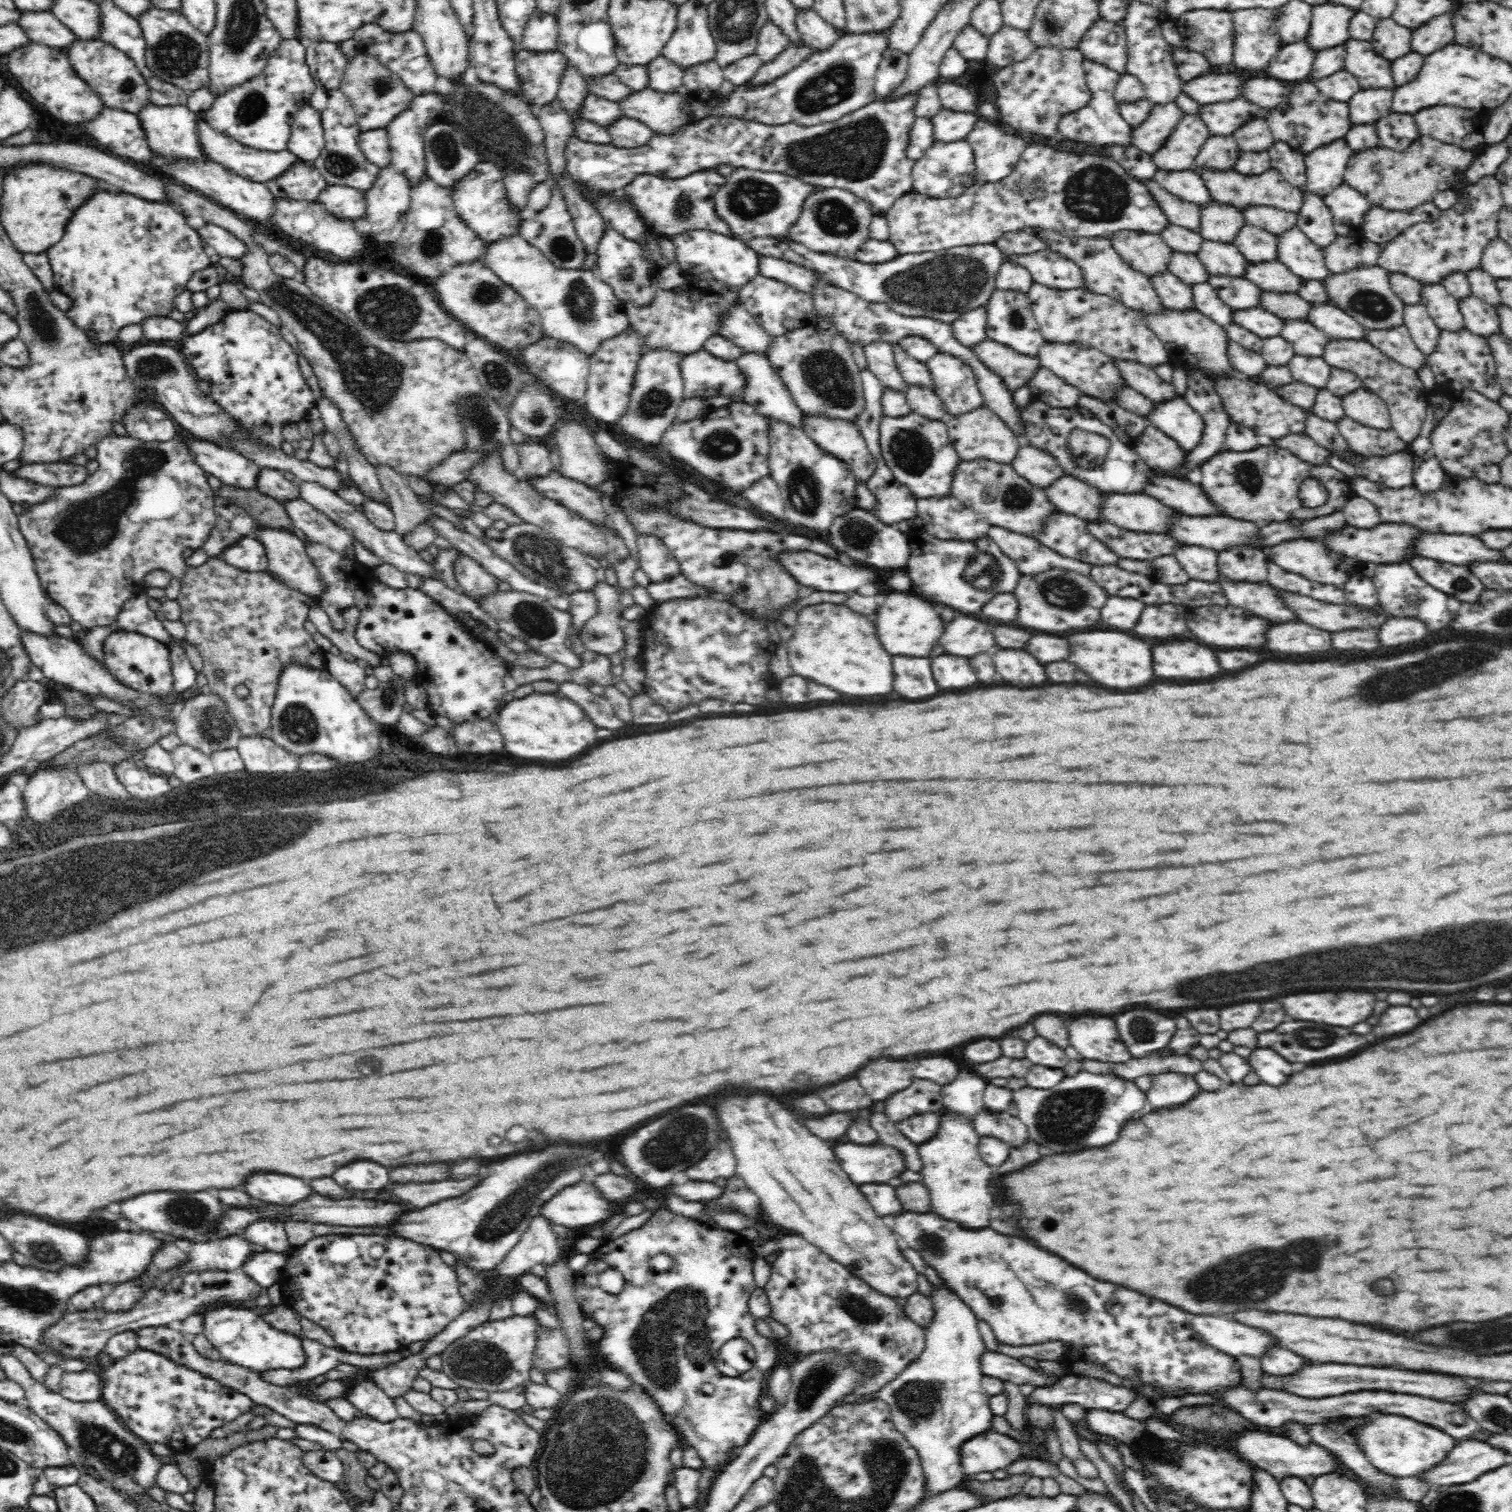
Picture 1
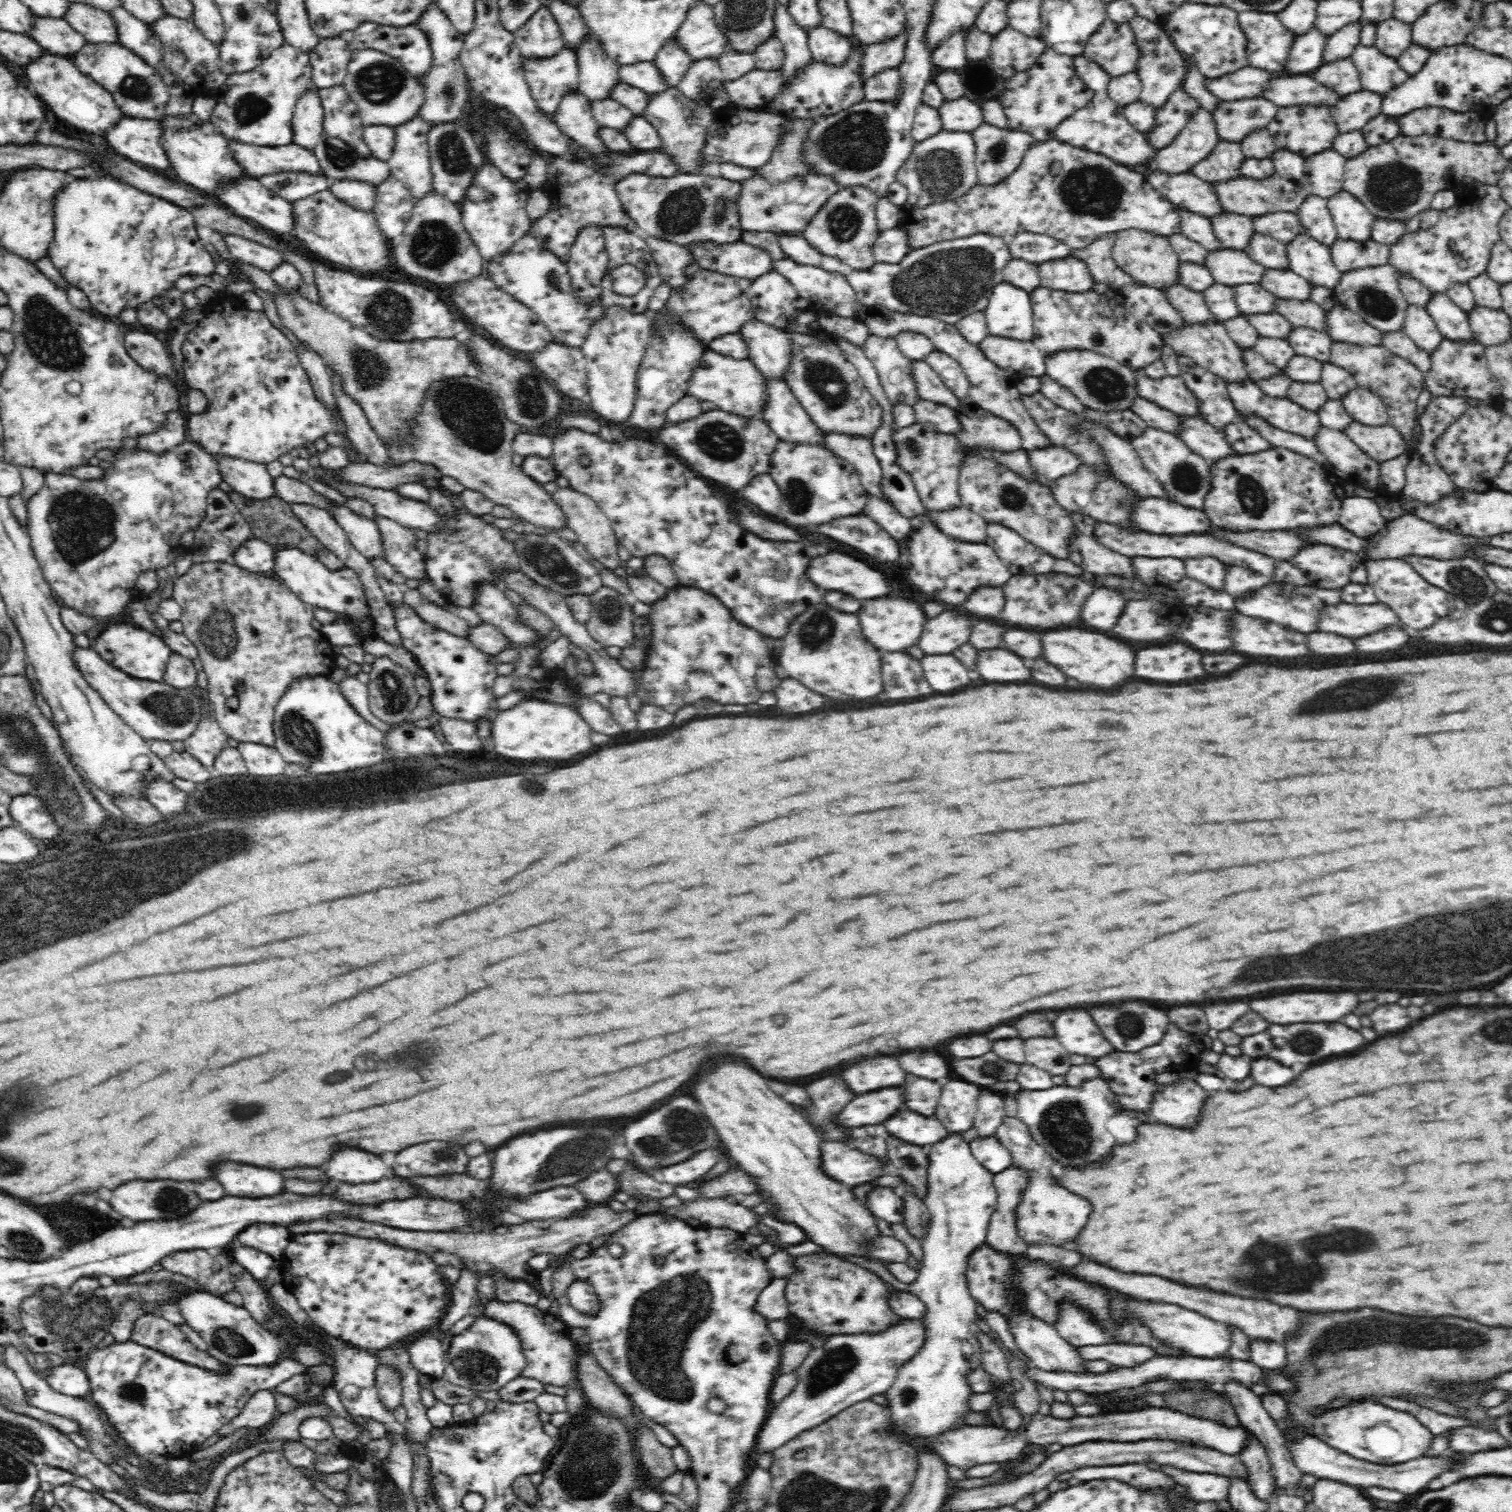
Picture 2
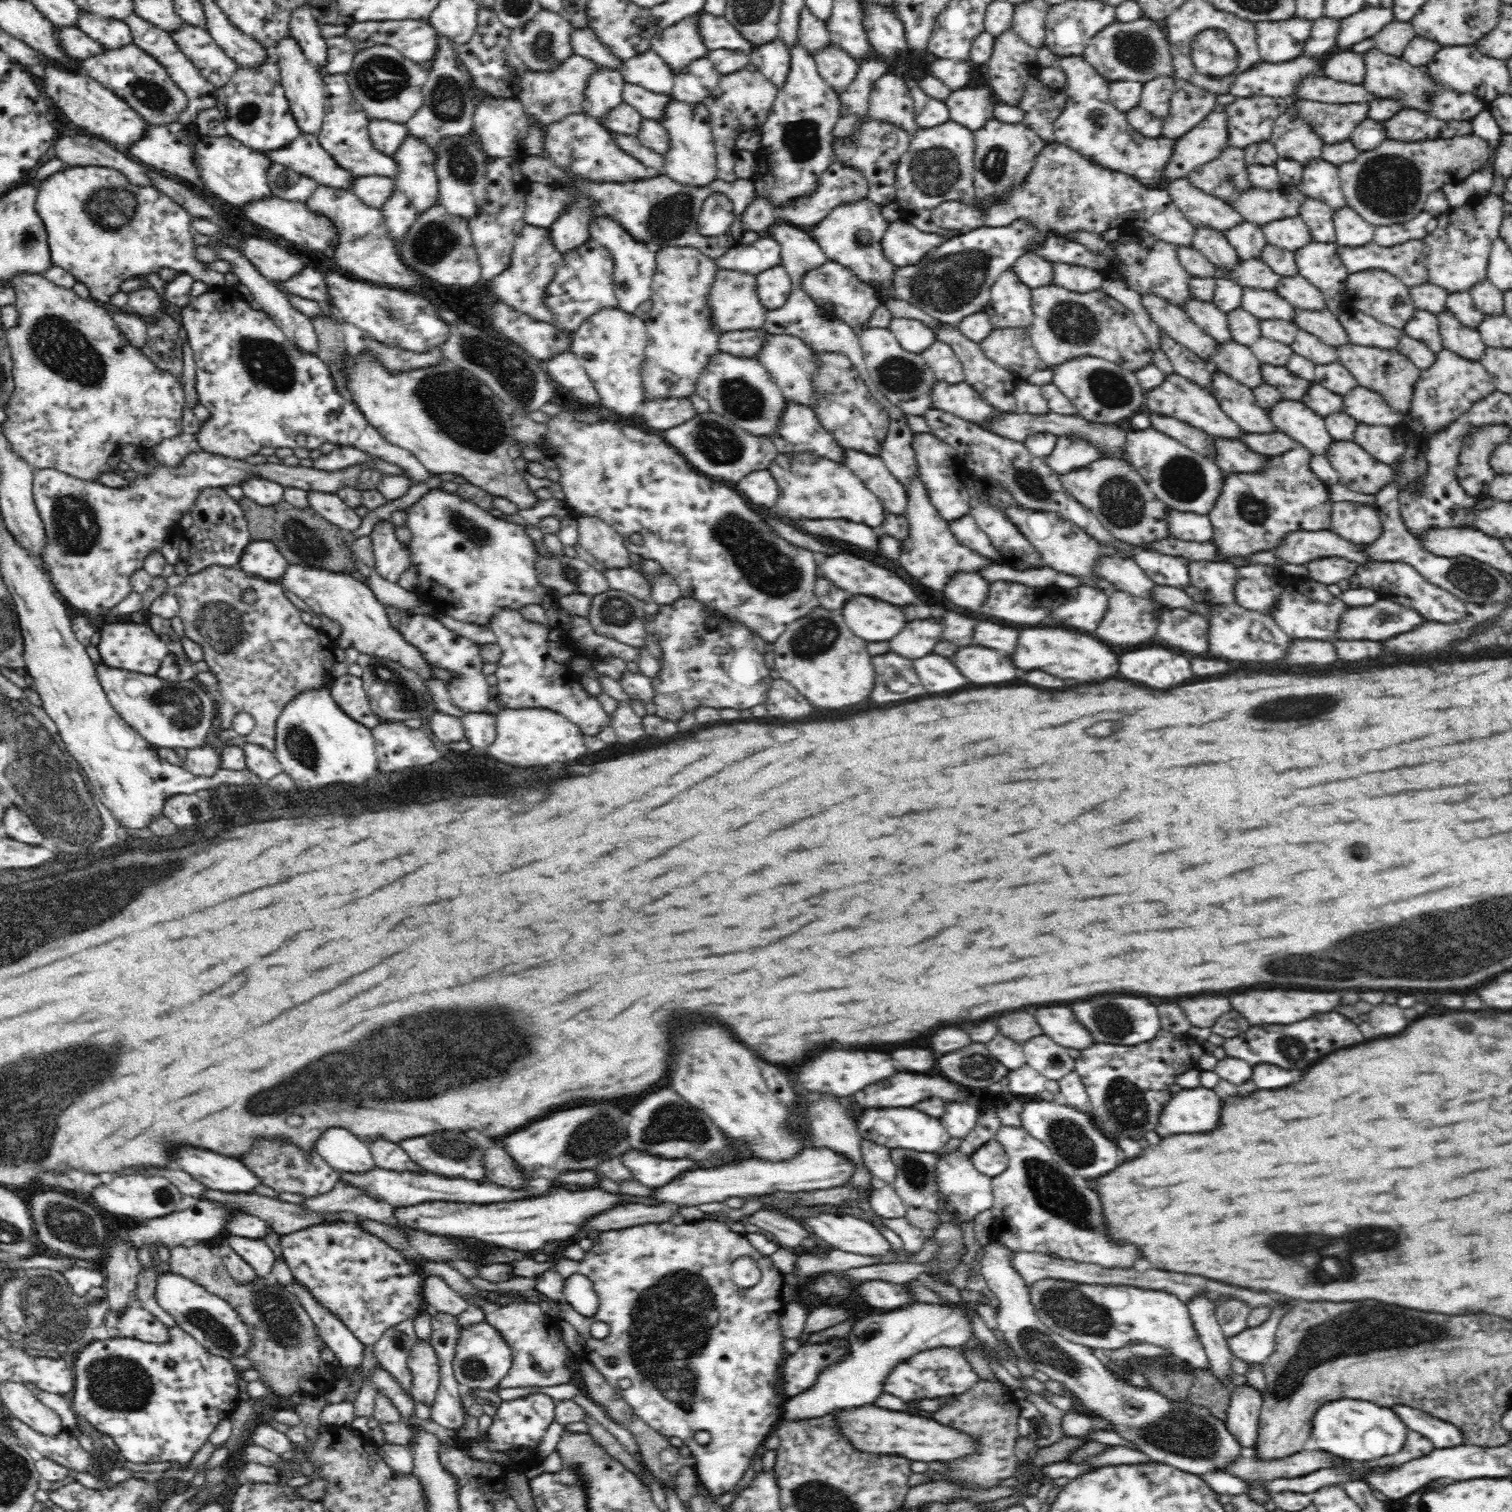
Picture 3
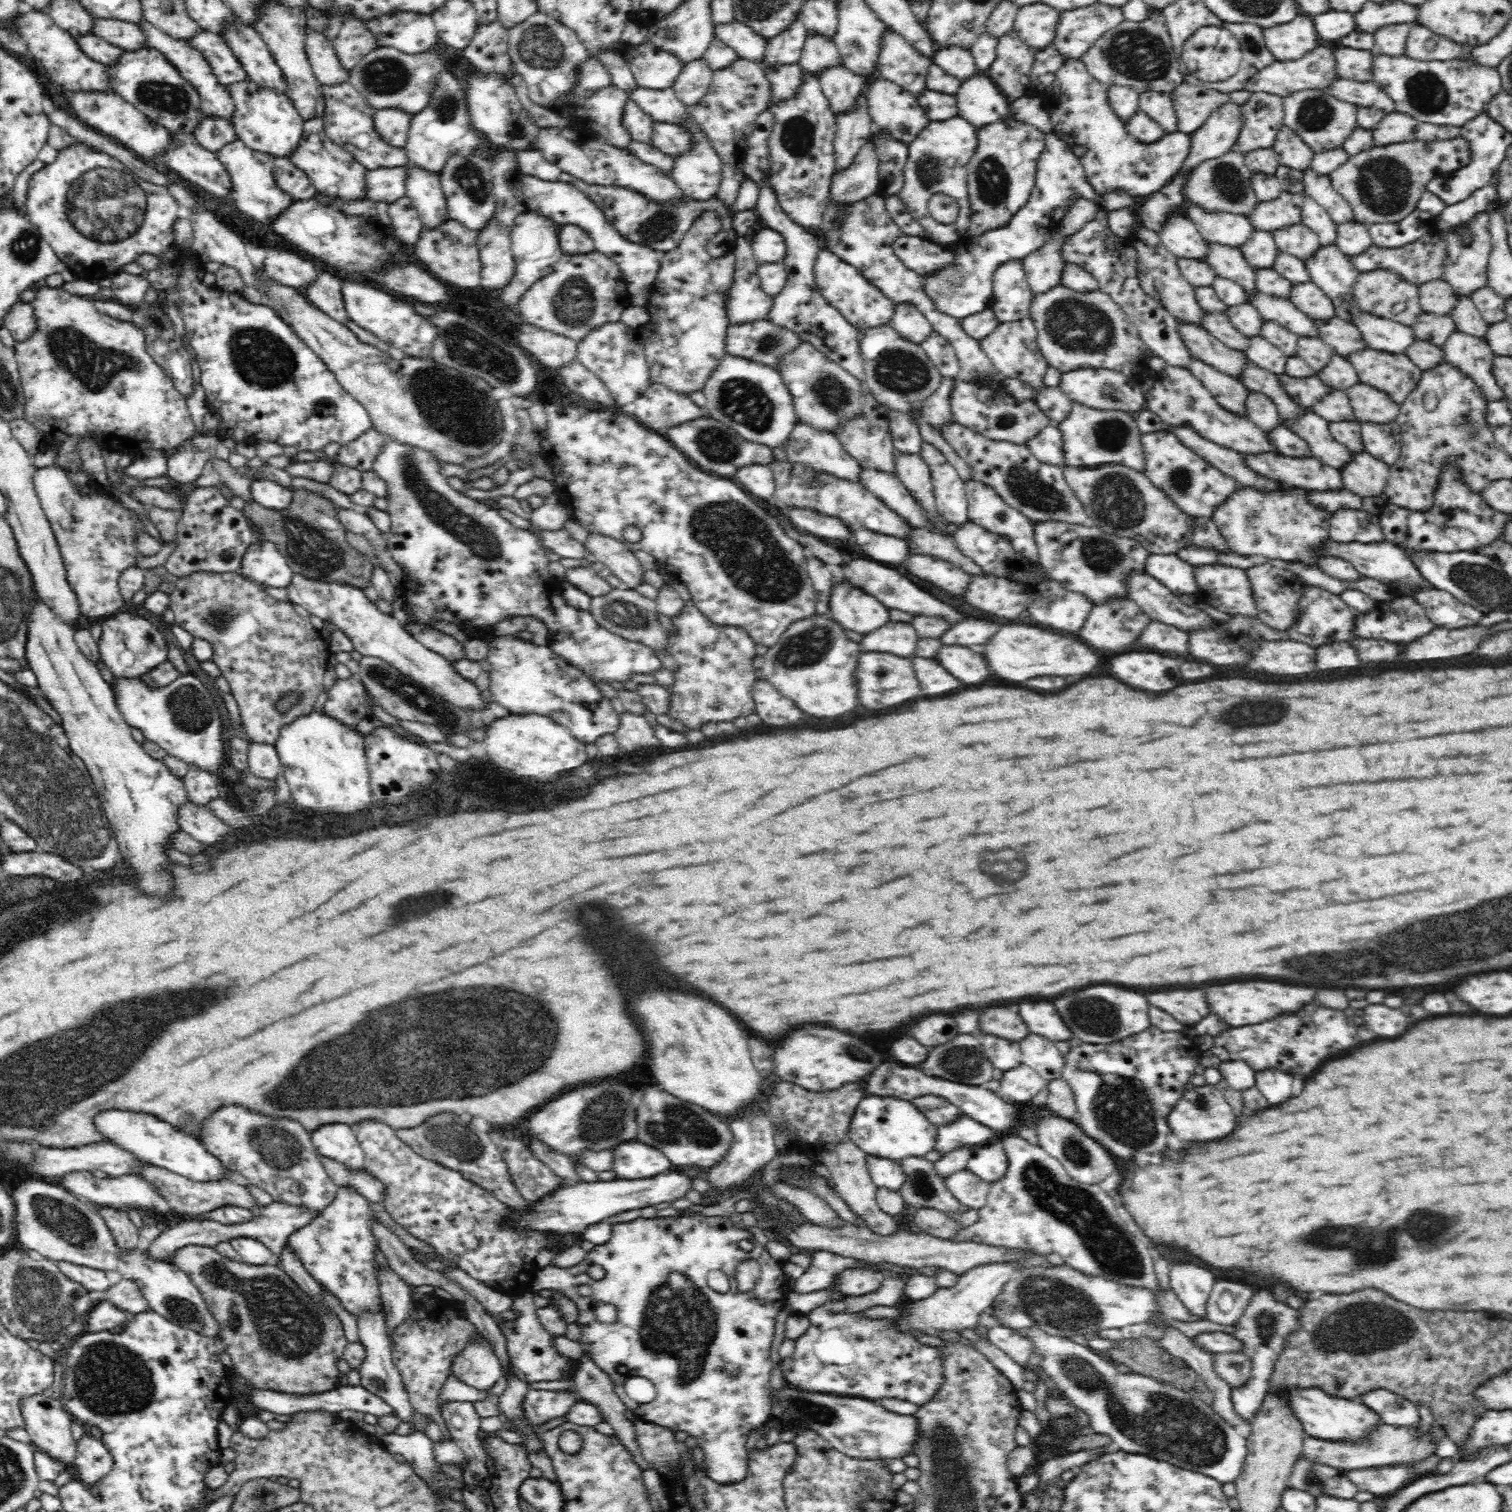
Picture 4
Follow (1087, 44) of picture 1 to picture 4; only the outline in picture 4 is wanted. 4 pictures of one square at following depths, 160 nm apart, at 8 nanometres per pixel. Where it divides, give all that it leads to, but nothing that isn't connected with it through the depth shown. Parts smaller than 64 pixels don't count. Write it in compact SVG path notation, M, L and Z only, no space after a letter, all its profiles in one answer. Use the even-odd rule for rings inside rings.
M1160 9L1153 10L1150 16L1142 22L1124 20L1117 24L1112 30L1098 38L1096 44L1084 54L1082 61L1098 82L1109 87L1112 85L1129 86L1138 95L1144 92L1160 92L1169 95L1184 82L1179 66L1180 55L1174 51L1164 12Z

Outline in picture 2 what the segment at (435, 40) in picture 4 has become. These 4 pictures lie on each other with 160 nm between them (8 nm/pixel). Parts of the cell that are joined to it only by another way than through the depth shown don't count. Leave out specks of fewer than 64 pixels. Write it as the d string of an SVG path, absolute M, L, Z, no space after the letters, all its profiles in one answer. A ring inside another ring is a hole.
M363 22L353 30L353 37L349 42L349 48L353 50L376 49L389 54L400 61L400 64L418 79L422 79L431 67L433 52L428 40L428 35L420 30L416 24L401 27L376 24L376 22Z

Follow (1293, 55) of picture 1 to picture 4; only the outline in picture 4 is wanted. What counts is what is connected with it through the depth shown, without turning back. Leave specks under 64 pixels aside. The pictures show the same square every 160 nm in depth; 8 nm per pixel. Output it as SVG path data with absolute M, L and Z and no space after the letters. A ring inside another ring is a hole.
M1330 9L1324 14L1317 14L1313 17L1318 36L1325 42L1335 42L1346 36L1349 32L1356 30L1356 17L1352 11L1339 11Z

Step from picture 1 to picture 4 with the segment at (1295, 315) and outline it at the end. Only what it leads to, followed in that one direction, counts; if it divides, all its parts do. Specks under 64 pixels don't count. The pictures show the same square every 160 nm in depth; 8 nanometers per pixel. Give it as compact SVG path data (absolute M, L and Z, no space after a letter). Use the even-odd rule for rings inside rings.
M1335 316L1330 320L1314 320L1314 323L1318 327L1320 338L1340 356L1346 357L1368 349L1362 331L1349 320Z

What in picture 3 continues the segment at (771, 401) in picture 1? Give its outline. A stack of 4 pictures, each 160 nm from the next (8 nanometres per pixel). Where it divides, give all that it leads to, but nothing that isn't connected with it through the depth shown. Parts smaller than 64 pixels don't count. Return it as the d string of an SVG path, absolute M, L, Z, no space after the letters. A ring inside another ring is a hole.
M787 401L780 428L771 440L779 454L808 452L844 464L845 449L822 426L816 412L806 406Z

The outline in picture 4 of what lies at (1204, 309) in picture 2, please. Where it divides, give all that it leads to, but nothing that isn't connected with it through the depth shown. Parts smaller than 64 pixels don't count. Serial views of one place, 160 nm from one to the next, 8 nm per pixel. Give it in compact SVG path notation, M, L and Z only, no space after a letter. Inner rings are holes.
M1208 314L1202 318L1202 327L1229 347L1245 351L1253 337L1239 331L1226 317L1226 314Z

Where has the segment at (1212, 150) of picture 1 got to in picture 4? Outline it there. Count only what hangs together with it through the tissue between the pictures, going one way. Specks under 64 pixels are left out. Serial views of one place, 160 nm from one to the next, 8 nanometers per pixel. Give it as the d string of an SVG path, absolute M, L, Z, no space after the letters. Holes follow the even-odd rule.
M1233 150L1219 158L1200 162L1193 168L1192 175L1184 188L1186 204L1194 205L1206 214L1239 214L1250 218L1259 206L1256 194L1251 186L1253 175L1245 166L1245 154Z

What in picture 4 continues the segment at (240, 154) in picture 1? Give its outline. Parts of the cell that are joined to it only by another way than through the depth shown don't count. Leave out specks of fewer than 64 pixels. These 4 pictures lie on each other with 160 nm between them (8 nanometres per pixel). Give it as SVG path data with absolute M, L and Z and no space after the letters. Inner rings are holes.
M322 116L305 121L303 131L304 134L299 140L296 150L291 154L290 160L307 173L309 180L316 188L316 196L322 195L330 203L370 200L369 194L367 194L369 170L362 163L357 162L349 150L344 149L342 145L328 137Z

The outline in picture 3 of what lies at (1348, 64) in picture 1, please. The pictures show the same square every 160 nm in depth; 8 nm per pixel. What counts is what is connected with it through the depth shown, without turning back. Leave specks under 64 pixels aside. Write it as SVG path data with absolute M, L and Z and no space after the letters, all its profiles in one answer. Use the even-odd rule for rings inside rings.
M1376 47L1364 52L1366 76L1364 86L1380 98L1390 98L1402 104L1401 108L1412 108L1418 112L1428 112L1430 118L1442 121L1470 121L1474 116L1487 109L1484 99L1472 91L1456 91L1434 79L1425 67L1412 66L1406 59L1384 54Z

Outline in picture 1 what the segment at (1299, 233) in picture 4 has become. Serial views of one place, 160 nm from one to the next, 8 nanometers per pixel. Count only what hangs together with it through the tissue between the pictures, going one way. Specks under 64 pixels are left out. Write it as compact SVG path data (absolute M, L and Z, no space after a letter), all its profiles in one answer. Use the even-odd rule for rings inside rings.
M1252 207L1243 211L1248 225L1260 228L1276 237L1288 233L1297 226L1298 213L1286 212L1273 207Z

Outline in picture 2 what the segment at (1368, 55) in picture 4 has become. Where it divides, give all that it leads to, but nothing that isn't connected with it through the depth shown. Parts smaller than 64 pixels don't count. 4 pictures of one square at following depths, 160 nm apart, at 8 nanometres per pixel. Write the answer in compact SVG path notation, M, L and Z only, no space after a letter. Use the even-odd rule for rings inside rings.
M1351 56L1324 62L1310 74L1342 96L1362 91L1360 73Z

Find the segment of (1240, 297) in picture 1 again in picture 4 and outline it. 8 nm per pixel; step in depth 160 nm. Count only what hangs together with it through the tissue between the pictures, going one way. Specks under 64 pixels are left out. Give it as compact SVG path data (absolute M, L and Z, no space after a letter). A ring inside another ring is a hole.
M1259 293L1248 297L1265 321L1276 321L1299 337L1316 338L1319 336L1314 319L1298 309L1290 299L1282 299Z

